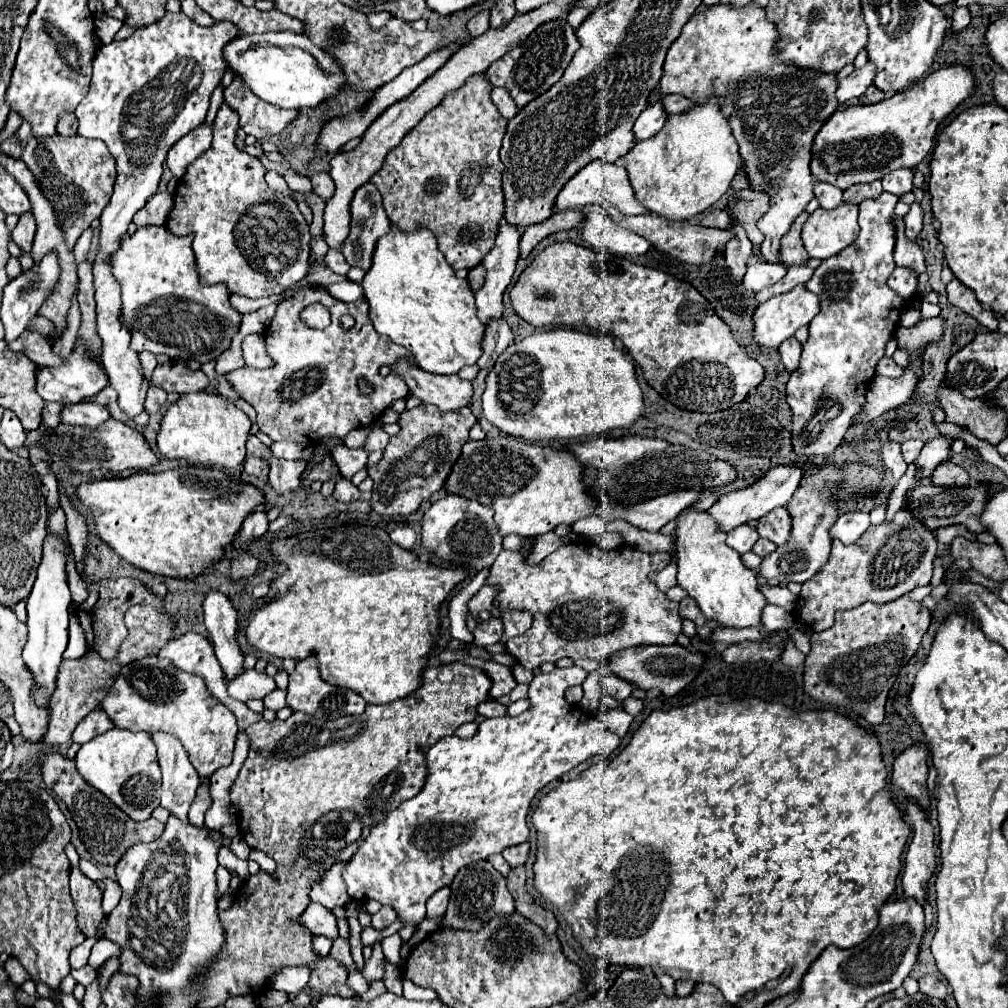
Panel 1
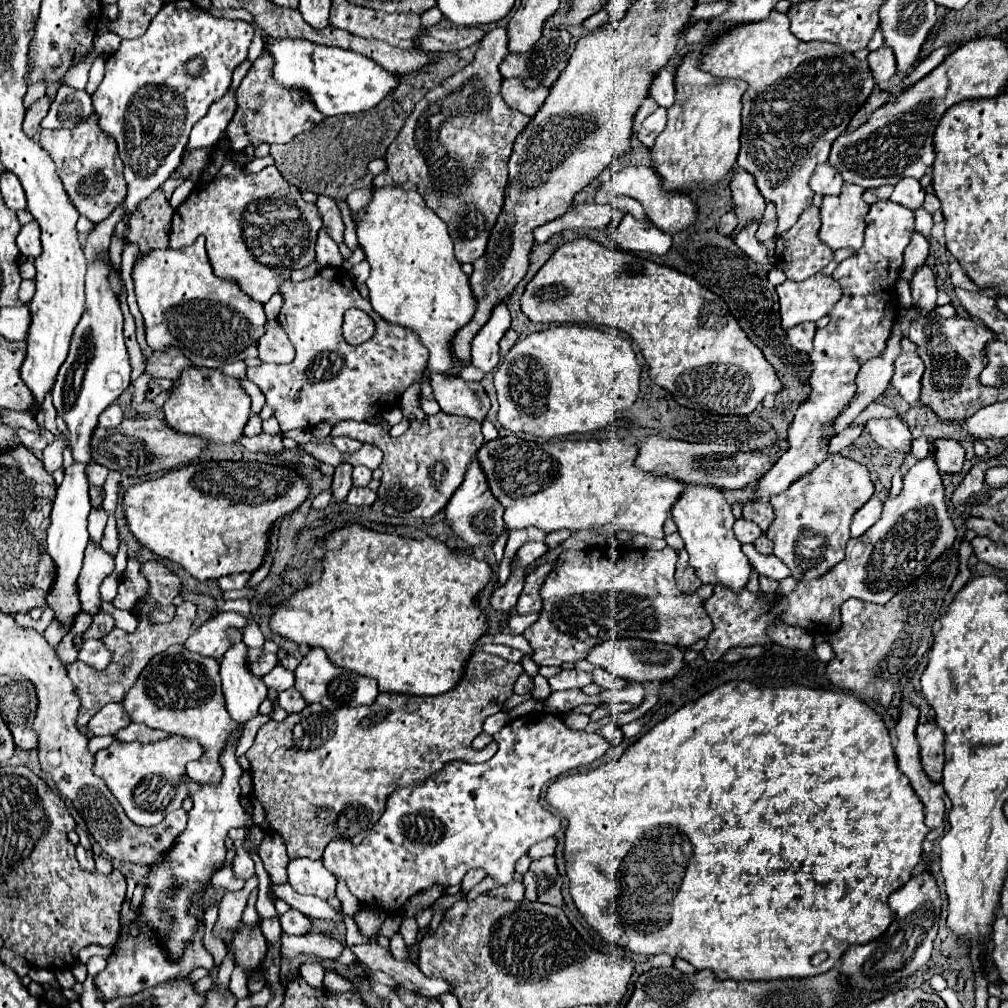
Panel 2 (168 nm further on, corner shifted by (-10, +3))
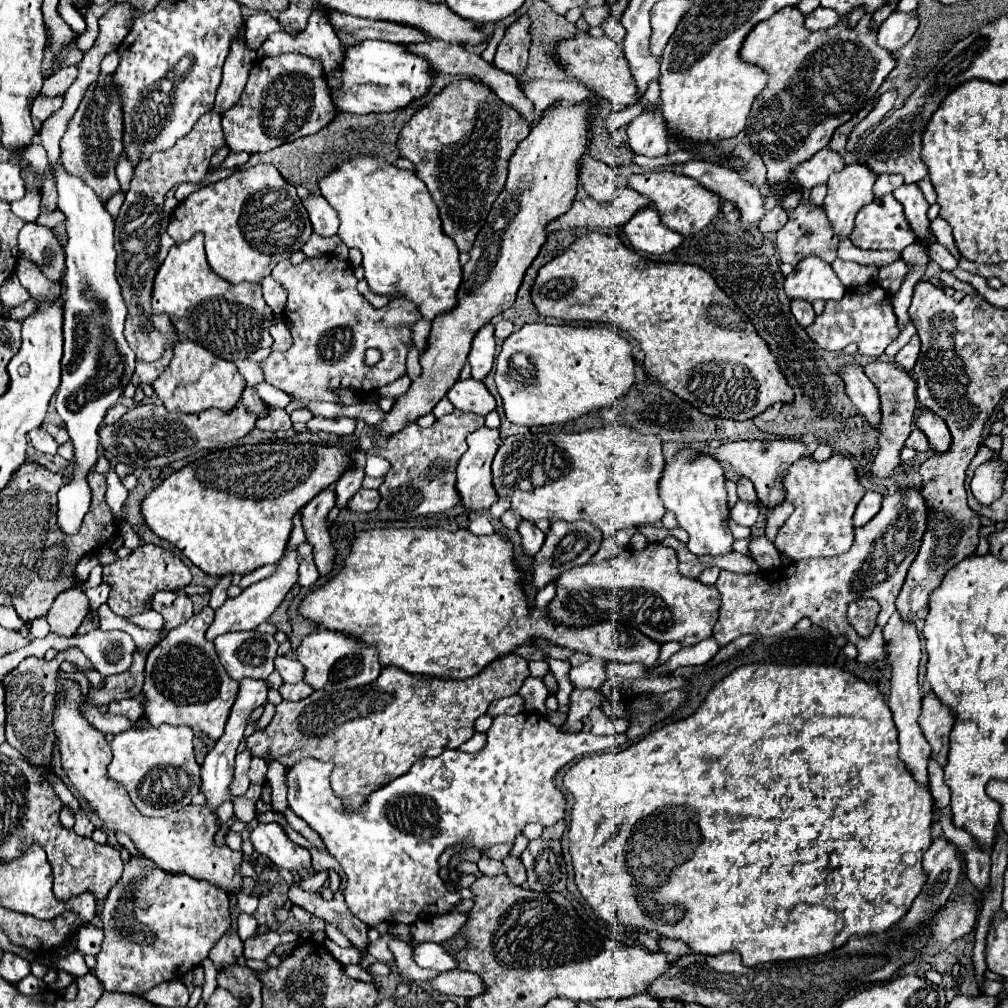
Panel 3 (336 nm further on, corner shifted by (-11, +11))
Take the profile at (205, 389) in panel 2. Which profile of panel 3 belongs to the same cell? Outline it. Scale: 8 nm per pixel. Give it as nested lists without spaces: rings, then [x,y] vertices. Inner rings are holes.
[[[182,339],[174,347],[174,357],[170,361],[170,367],[152,383],[152,387],[168,411],[200,413],[216,407],[222,413],[228,413],[240,403],[242,391],[246,389],[246,381],[238,373],[234,363],[224,361],[212,355],[210,351],[206,351],[204,347]]]

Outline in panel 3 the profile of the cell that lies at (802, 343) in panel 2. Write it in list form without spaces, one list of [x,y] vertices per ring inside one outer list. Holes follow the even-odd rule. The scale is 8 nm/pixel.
[[[792,301],[792,315],[796,317],[798,325],[806,329],[806,325],[812,325],[812,321],[816,319],[814,309],[808,301]]]

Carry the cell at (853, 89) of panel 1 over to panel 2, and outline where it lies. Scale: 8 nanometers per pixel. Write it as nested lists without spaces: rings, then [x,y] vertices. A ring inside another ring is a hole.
[[[881,45],[877,51],[871,51],[867,61],[871,65],[871,71],[875,73],[875,81],[877,83],[887,81],[897,69],[895,55],[893,55],[893,49],[889,45]]]

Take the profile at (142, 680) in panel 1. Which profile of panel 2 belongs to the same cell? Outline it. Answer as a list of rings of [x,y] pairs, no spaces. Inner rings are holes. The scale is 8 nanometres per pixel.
[[[171,645],[147,663],[135,687],[123,699],[123,707],[135,723],[145,723],[151,729],[197,739],[205,753],[203,757],[189,762],[187,775],[197,783],[219,781],[223,775],[223,769],[219,769],[219,753],[227,743],[227,733],[231,733],[231,717],[225,709],[225,697],[221,691],[219,661],[191,653],[183,645]]]

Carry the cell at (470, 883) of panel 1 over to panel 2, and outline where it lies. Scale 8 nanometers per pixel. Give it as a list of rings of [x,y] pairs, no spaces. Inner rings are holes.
[[[511,881],[507,885],[501,885],[493,893],[499,895],[499,897],[507,897],[507,899],[513,899],[513,901],[521,901],[523,899],[523,893],[525,893],[525,885],[521,881]]]

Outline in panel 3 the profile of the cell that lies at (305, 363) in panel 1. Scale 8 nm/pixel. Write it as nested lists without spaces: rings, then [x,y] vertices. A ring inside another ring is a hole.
[[[322,255],[316,259],[306,259],[302,265],[292,265],[290,261],[280,261],[272,271],[272,277],[286,289],[288,301],[284,315],[290,321],[290,333],[294,345],[288,351],[272,351],[268,359],[260,363],[264,371],[264,381],[286,391],[292,401],[288,403],[286,411],[292,413],[296,409],[306,409],[312,401],[332,401],[340,403],[336,395],[338,389],[362,391],[362,383],[366,379],[366,395],[376,393],[380,387],[394,383],[398,377],[406,375],[406,357],[412,349],[412,325],[422,317],[412,301],[408,299],[394,299],[388,305],[376,309],[368,303],[364,295],[356,291],[356,277],[352,273],[352,265],[348,261],[340,261],[334,255]],[[378,349],[382,359],[376,365],[366,365],[366,351]]]

